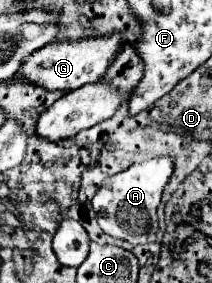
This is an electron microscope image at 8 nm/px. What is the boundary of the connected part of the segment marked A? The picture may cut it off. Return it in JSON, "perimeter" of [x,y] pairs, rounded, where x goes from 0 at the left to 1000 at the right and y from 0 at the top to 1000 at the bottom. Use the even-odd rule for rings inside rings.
{"perimeter":[[[755,551],[755,558],[708,558],[660,580],[623,580],[585,608],[557,608],[519,629],[491,636],[453,693],[434,700],[434,735],[462,763],[472,806],[547,841],[575,841],[613,862],[689,862],[717,855],[745,813],[745,770],[736,742],[755,721],[764,671],[811,622],[821,601],[821,565],[811,551]]]}

